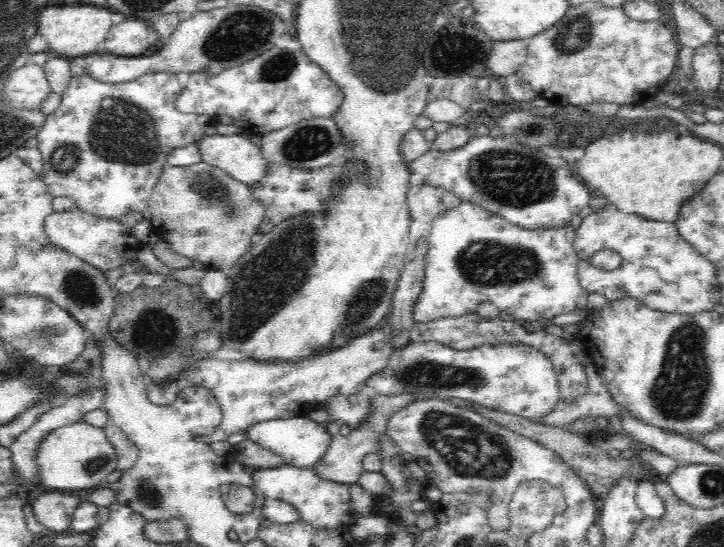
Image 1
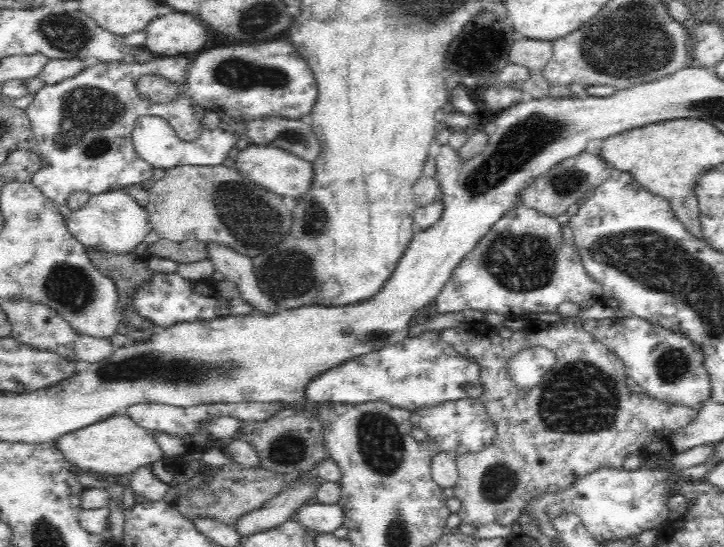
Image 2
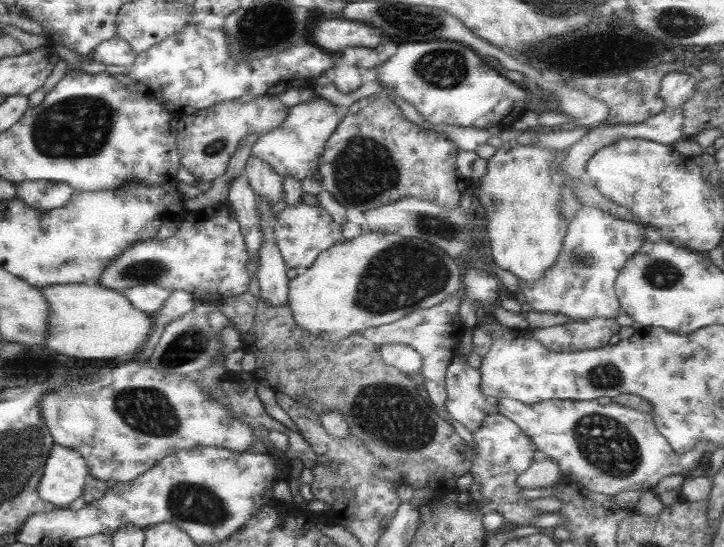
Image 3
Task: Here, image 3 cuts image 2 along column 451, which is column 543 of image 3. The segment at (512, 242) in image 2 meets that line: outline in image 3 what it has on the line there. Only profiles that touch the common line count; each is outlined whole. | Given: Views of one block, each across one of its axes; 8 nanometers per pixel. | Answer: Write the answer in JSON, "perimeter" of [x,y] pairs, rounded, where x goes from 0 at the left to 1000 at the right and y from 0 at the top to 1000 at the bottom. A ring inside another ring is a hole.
{"perimeter":[[[800,377],[782,408],[776,450],[764,484],[744,514],[715,516],[710,539],[721,537],[733,569],[782,578],[786,587],[849,583],[856,572],[848,514],[863,479],[892,441],[894,413],[858,402],[827,380]]]}

